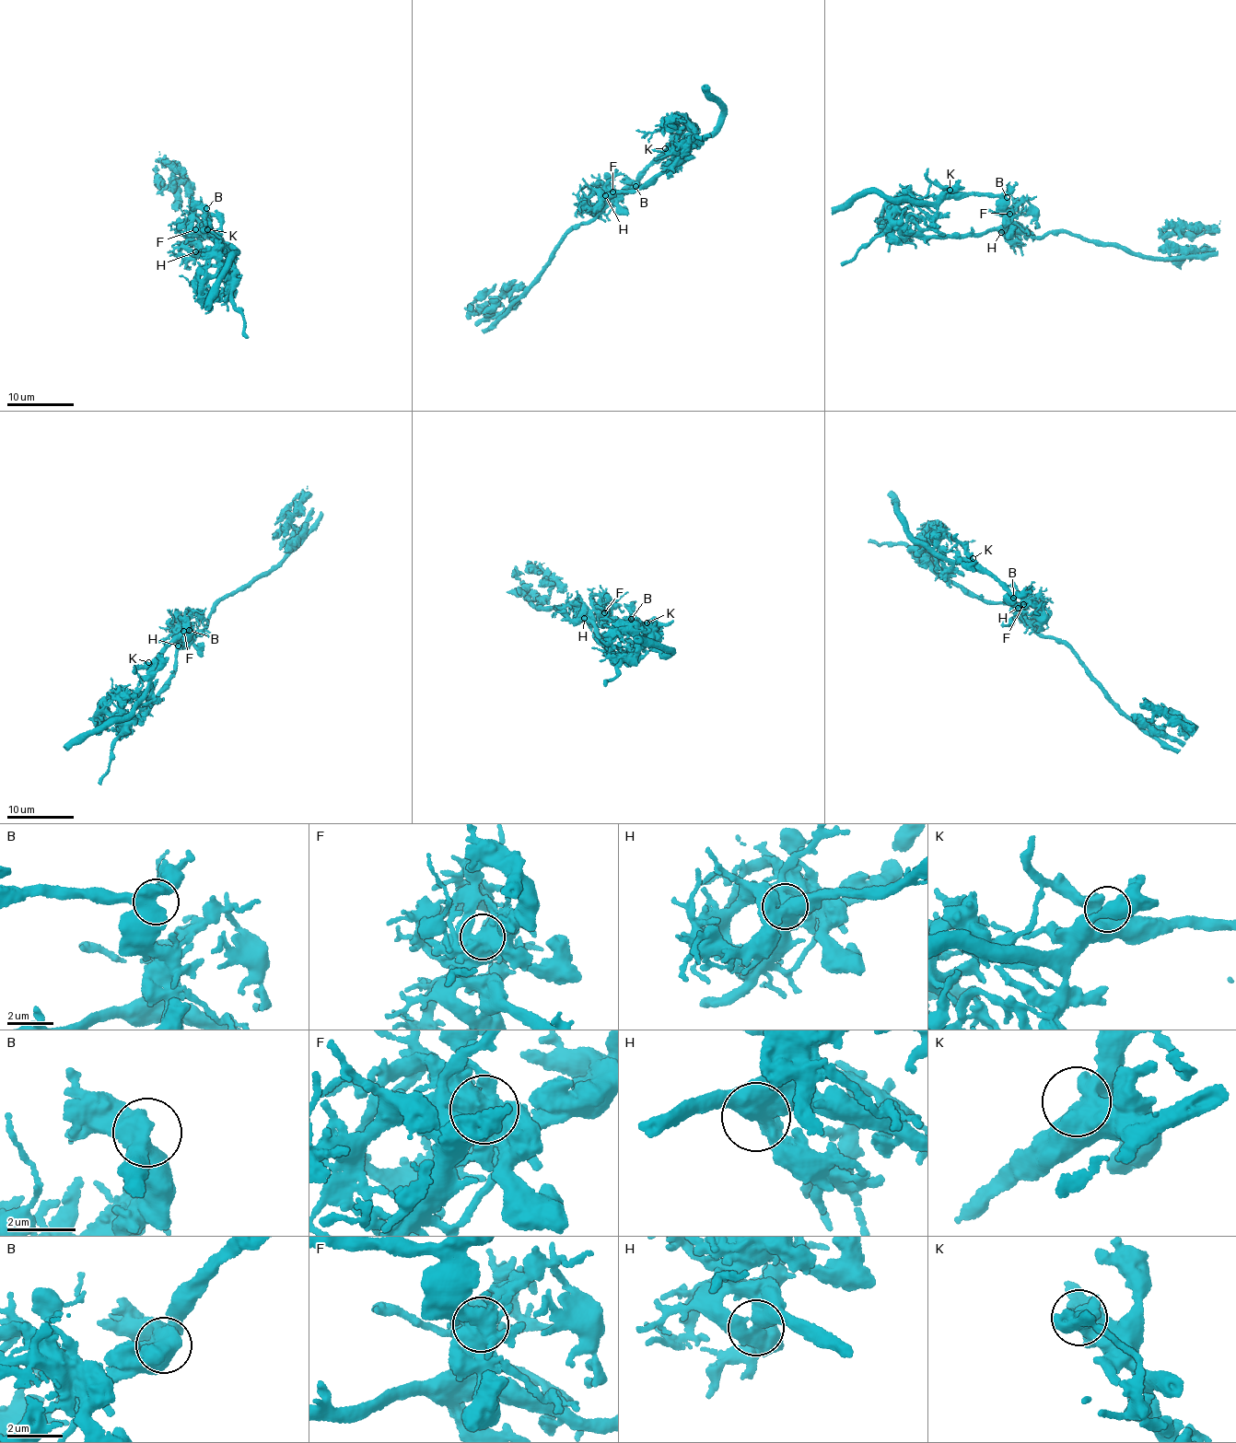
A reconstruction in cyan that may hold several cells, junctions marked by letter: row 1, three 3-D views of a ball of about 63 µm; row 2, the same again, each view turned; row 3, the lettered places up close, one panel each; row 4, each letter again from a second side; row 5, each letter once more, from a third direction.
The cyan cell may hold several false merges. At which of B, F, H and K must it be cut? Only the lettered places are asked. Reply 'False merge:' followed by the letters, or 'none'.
False merge: F

